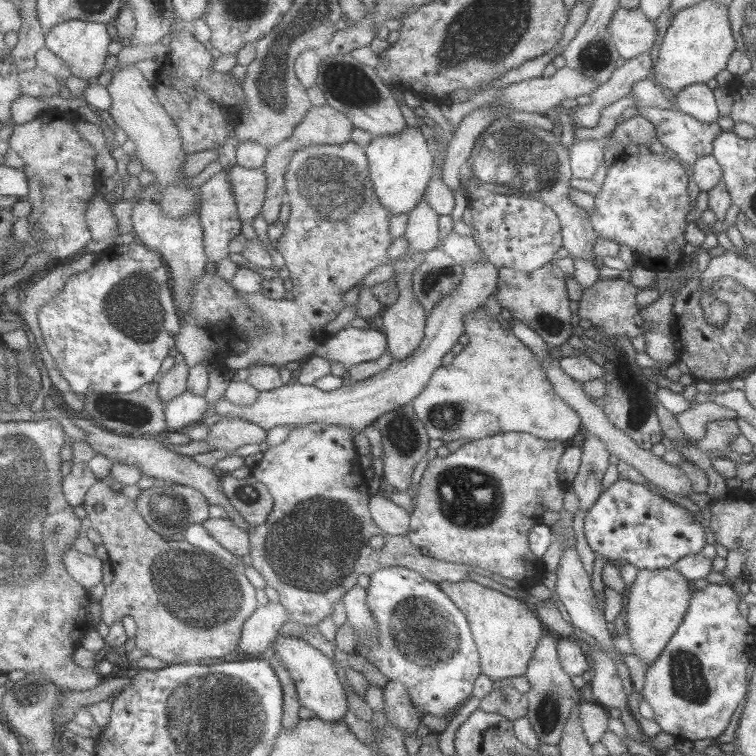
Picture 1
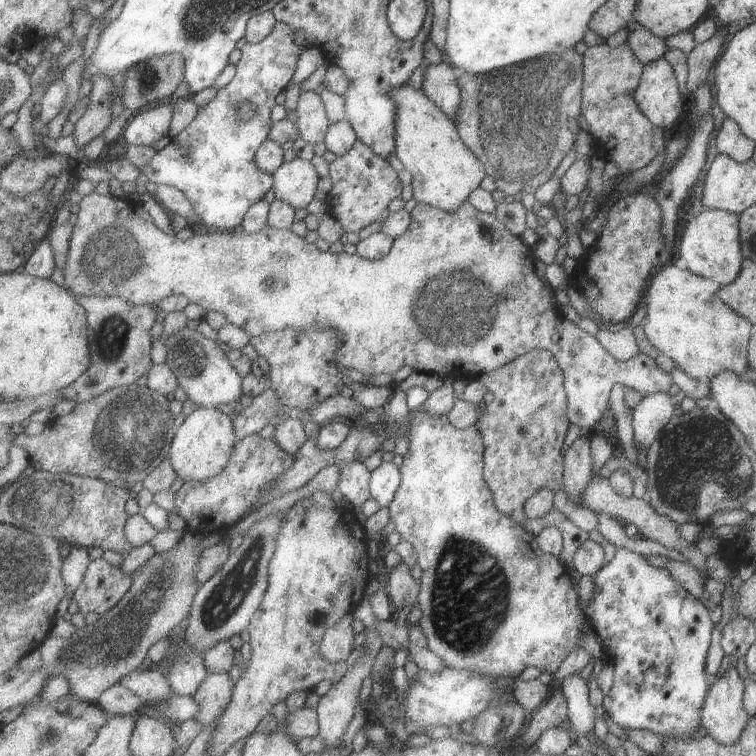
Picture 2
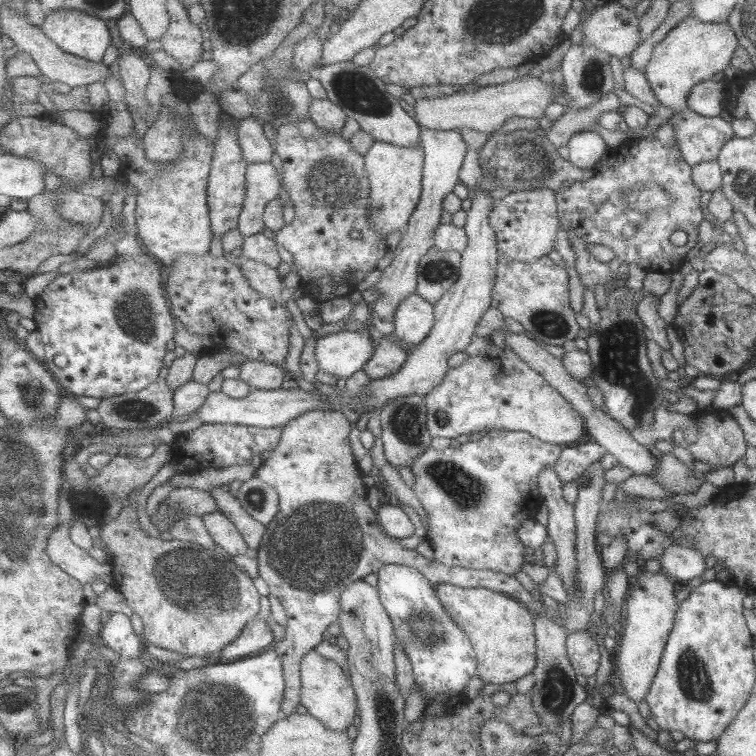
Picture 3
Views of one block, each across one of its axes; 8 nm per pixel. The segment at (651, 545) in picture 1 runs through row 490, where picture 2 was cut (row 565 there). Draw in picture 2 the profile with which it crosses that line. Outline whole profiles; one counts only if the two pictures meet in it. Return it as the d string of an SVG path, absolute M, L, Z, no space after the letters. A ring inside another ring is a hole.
M616 548L613 557L608 563L605 562L597 572L592 575L593 592L586 605L581 606L591 628L601 639L606 658L613 666L612 687L607 694L604 694L602 704L612 722L620 728L645 729L659 734L661 737L690 737L700 725L699 709L701 708L707 690L707 679L703 671L705 655L711 638L711 630L714 624L709 619L709 610L694 596L691 596L664 568L651 566L644 556L634 553L632 550Z

